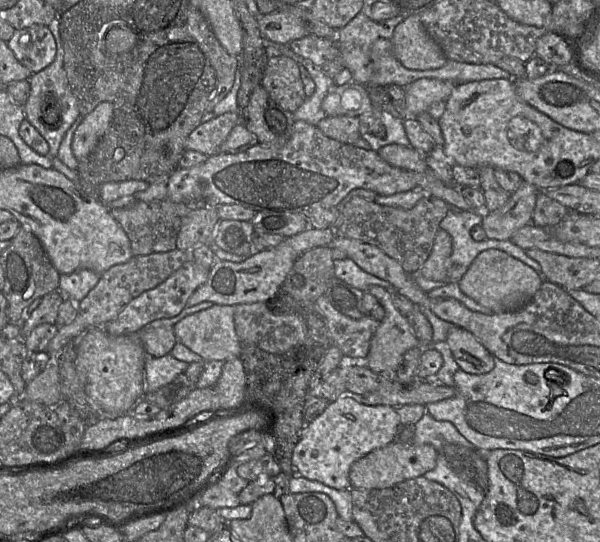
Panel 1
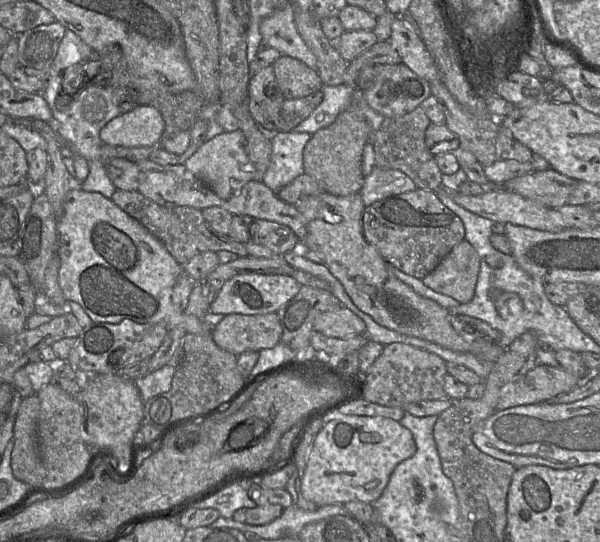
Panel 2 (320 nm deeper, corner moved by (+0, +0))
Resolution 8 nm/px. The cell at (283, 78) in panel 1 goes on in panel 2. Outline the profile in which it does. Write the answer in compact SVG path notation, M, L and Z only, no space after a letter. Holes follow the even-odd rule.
M280 56L272 66L276 82L285 99L306 97L323 87L317 71L298 59Z

